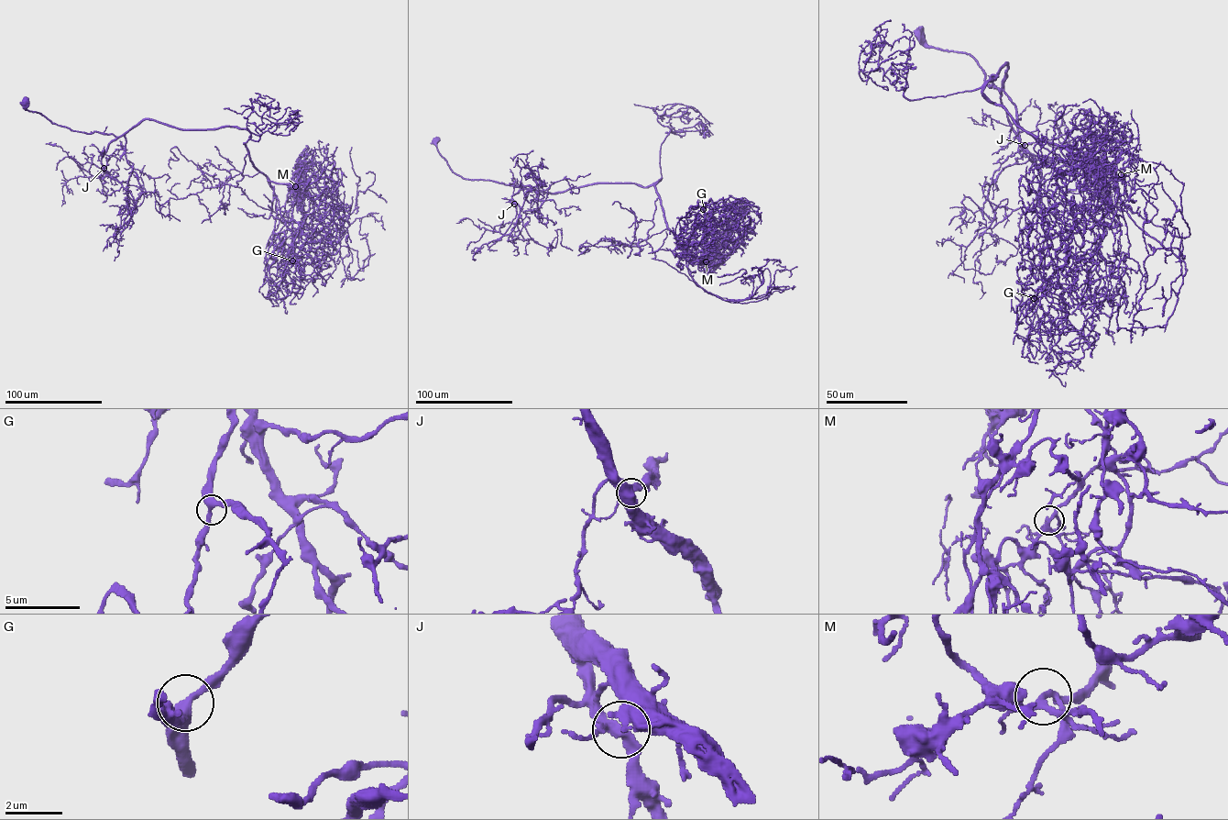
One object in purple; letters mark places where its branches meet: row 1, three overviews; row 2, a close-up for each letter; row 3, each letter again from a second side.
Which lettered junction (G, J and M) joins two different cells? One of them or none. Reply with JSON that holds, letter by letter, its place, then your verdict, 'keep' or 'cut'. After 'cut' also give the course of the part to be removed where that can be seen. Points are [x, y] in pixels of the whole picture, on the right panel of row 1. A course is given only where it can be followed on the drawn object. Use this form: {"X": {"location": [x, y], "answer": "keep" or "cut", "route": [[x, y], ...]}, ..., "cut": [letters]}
{"G": {"location": [1034, 298], "answer": "keep"}, "J": {"location": [1025, 145], "answer": "keep"}, "M": {"location": [1121, 174], "answer": "cut", "route": [[1121, 174], [1070, 146], [1082, 137], [1101, 136], [1113, 140], [1119, 149], [1133, 155], [1130, 180]]}, "cut": ["M"]}

